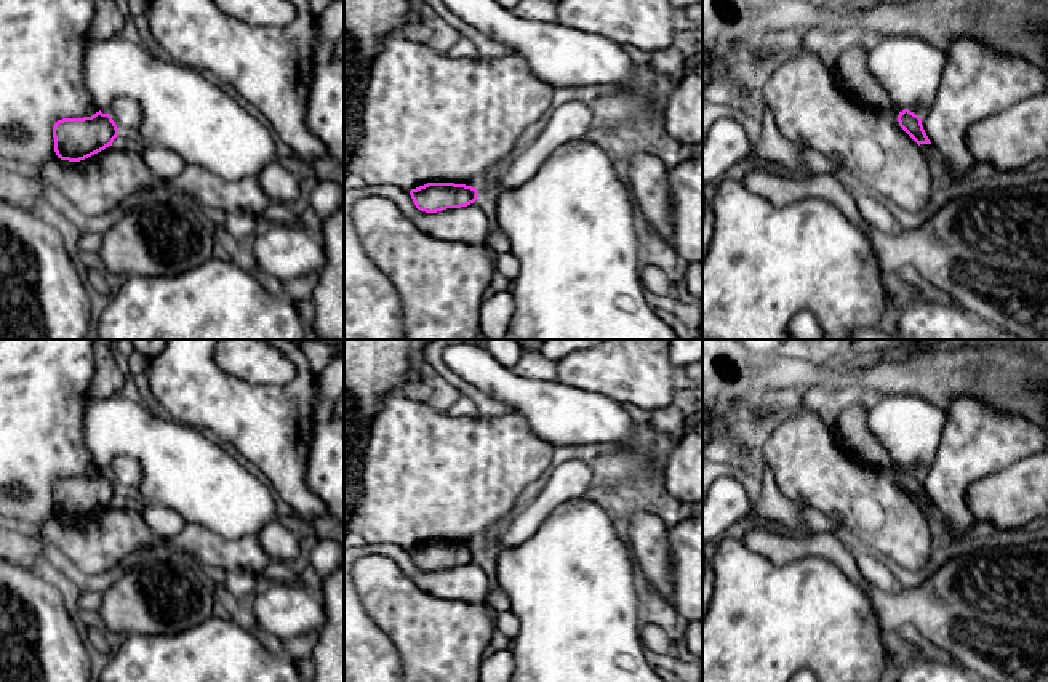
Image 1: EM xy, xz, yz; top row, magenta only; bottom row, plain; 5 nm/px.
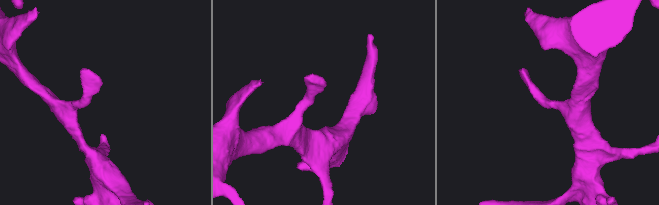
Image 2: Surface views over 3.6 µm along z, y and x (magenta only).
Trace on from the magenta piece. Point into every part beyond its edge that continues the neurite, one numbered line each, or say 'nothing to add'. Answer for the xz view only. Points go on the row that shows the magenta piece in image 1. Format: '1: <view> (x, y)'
nothing to add

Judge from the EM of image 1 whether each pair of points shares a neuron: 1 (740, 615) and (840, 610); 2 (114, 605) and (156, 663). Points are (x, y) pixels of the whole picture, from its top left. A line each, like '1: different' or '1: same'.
1: same
2: different

